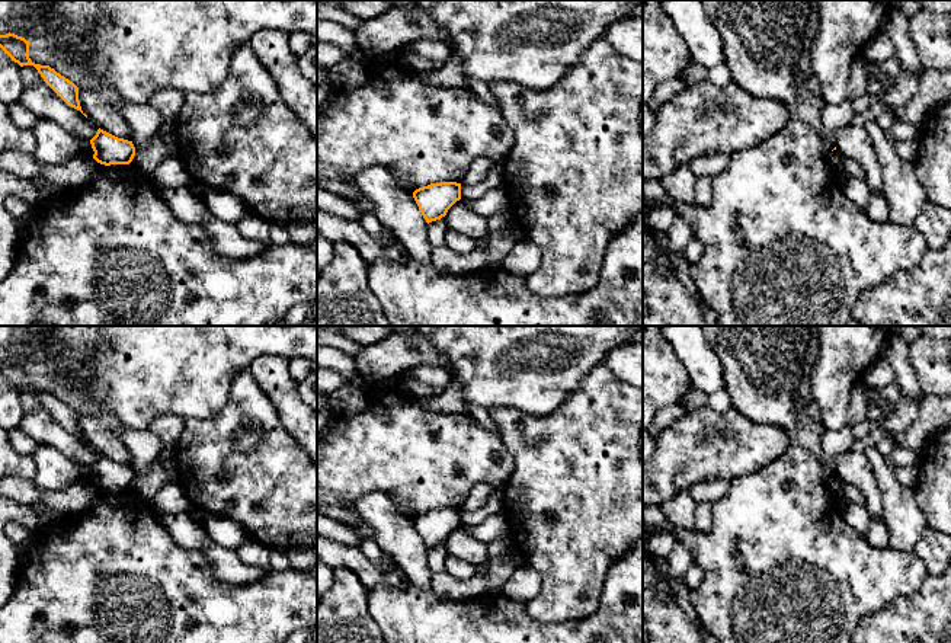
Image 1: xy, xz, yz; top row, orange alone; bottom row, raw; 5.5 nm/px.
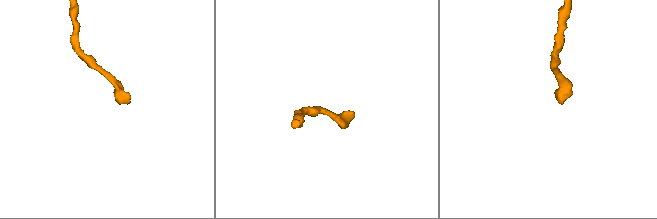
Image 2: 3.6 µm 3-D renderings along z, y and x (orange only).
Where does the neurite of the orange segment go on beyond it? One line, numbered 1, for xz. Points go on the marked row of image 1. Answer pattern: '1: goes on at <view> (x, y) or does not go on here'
1: does not go on here

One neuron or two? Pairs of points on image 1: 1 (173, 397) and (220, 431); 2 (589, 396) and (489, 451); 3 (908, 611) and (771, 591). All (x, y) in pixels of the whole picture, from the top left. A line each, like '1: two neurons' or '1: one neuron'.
1: two neurons
2: two neurons
3: two neurons

